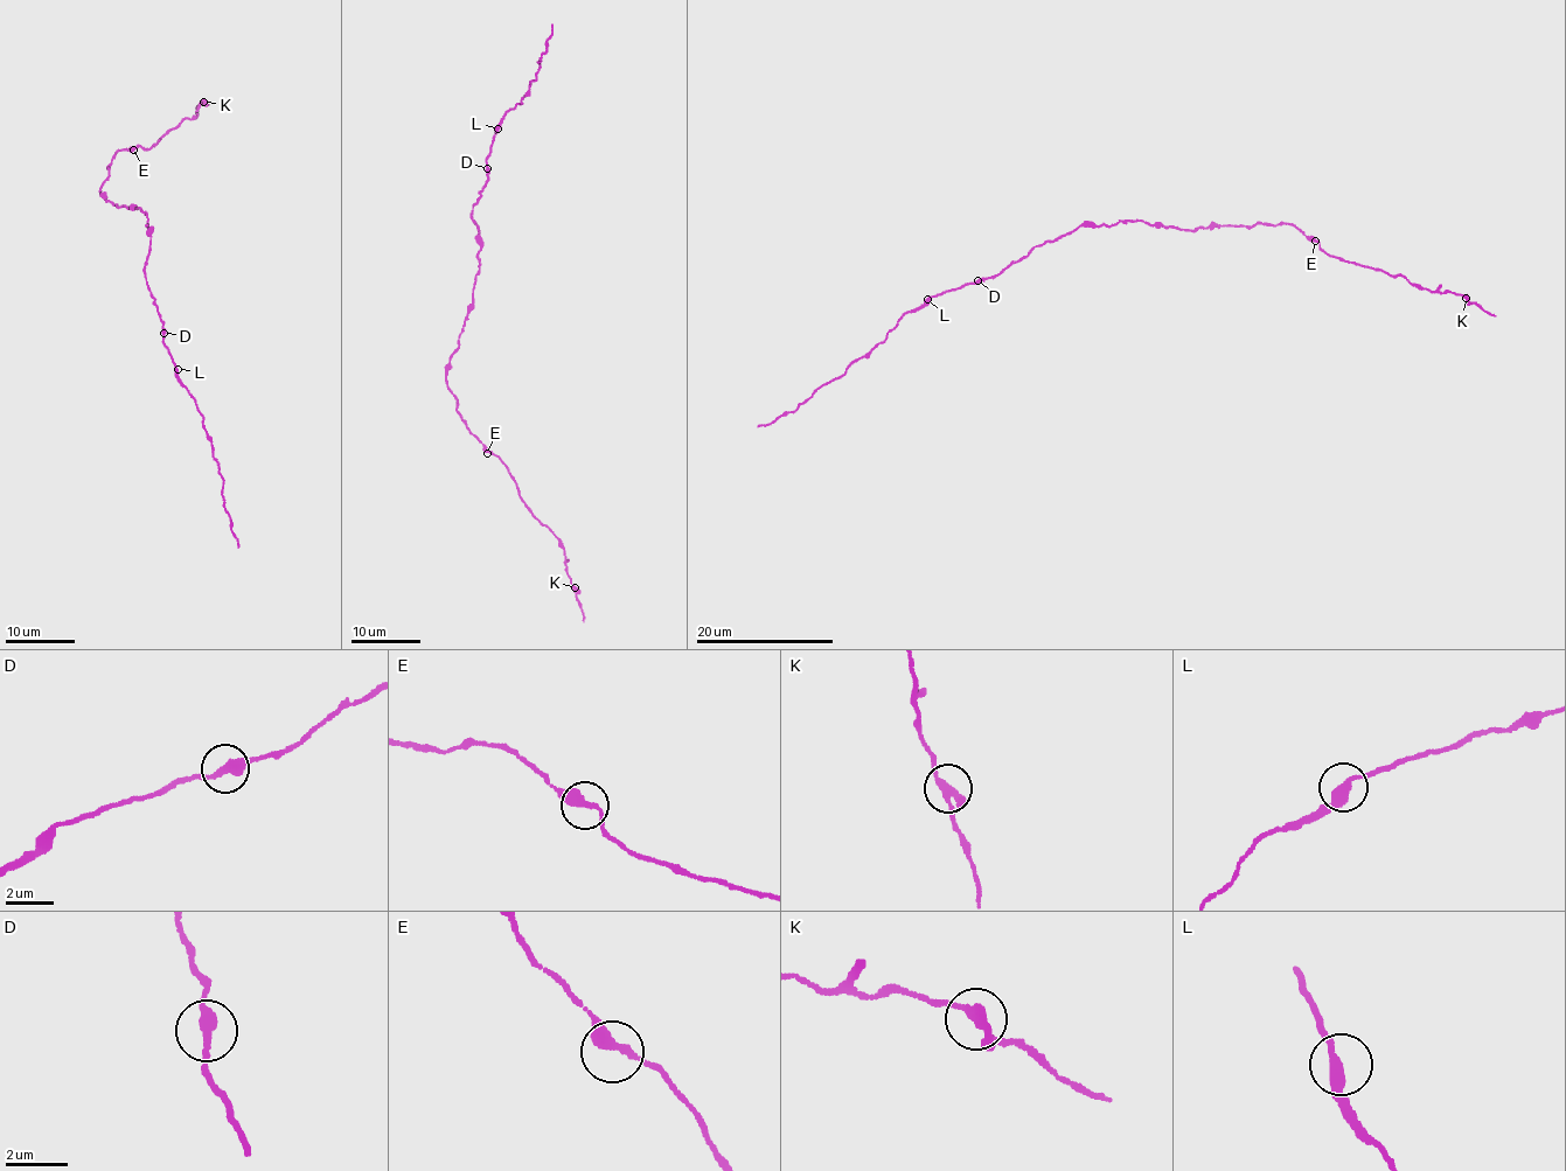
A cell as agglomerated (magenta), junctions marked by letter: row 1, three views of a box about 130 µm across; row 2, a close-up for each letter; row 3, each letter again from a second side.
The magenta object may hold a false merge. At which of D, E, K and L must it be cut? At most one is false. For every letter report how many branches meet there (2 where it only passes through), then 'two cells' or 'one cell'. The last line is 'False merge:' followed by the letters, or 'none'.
D: 2 | one cell
E: 2 | one cell
K: 2 | one cell
L: 2 | one cell
False merge: none

